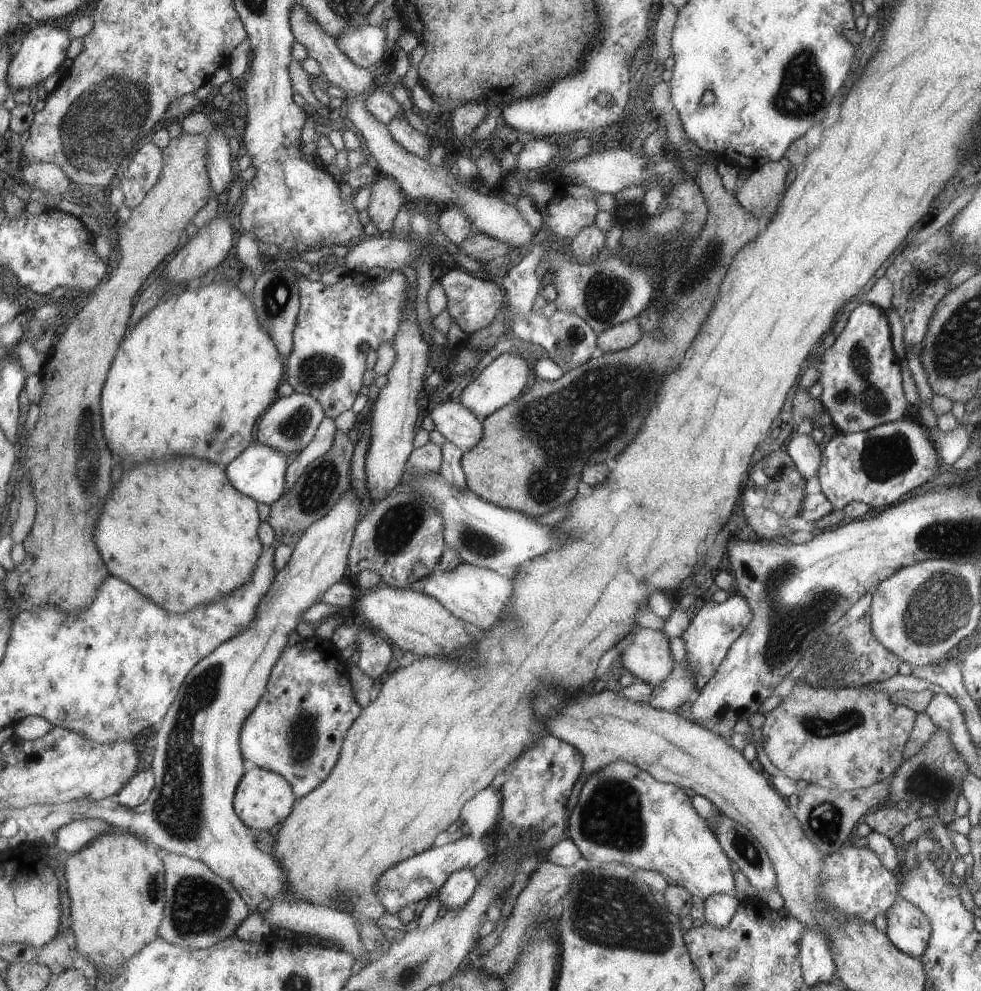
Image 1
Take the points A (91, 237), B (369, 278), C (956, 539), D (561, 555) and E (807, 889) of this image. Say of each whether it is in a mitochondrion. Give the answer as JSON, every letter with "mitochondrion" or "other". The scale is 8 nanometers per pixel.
{"A":"other","B":"other","C":"mitochondrion","D":"other","E":"other"}

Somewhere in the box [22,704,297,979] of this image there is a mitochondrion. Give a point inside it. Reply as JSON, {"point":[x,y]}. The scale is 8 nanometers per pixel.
{"point":[199,907]}

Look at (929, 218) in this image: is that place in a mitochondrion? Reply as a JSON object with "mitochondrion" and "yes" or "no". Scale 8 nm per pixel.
{"mitochondrion":"no"}

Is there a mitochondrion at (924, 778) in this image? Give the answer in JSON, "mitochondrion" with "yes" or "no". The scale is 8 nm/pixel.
{"mitochondrion":"yes"}

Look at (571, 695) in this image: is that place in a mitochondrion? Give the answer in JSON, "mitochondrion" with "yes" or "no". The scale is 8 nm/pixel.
{"mitochondrion":"no"}

